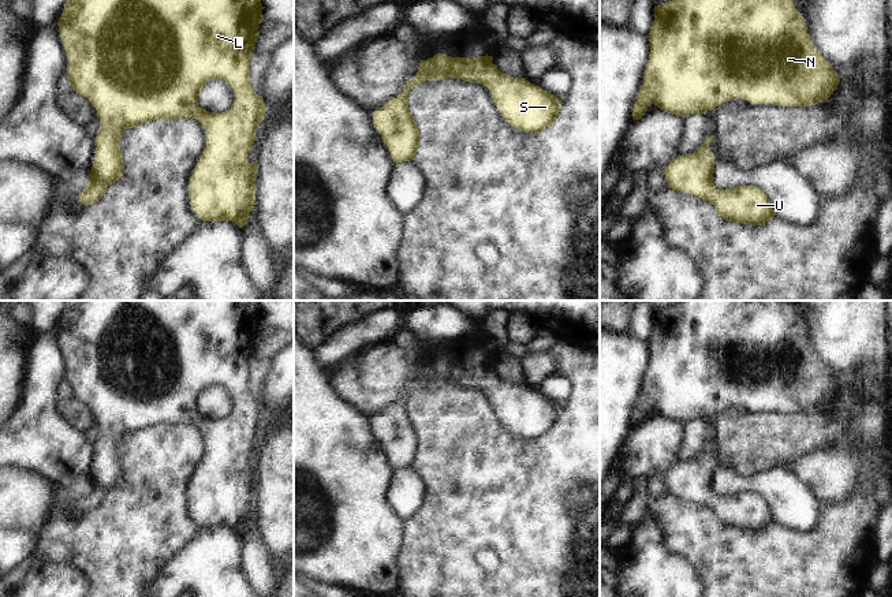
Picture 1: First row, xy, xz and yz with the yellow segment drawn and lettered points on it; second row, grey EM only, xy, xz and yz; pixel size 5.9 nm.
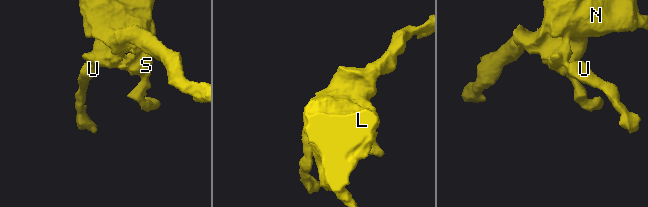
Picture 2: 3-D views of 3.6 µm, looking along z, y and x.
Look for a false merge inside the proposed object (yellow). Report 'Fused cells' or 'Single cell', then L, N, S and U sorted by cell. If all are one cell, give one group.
Single cell. Groups: L N S U.

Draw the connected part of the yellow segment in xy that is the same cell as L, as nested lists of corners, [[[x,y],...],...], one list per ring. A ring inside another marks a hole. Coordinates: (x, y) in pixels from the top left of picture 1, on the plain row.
[[[67,301],[57,328],[67,358],[67,385],[71,396],[86,403],[97,417],[100,434],[97,455],[87,492],[79,499],[82,511],[97,510],[108,492],[124,481],[120,443],[127,434],[152,426],[195,425],[206,439],[202,458],[189,488],[190,511],[202,527],[232,527],[242,534],[255,510],[258,469],[247,467],[258,430],[266,413],[250,389],[250,366],[262,324],[261,301]],[[213,387],[225,387],[235,399],[232,413],[221,419],[199,413],[202,393]]]

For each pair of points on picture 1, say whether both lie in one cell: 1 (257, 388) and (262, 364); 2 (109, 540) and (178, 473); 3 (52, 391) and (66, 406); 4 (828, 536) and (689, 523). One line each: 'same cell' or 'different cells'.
1: same cell
2: same cell
3: different cells
4: same cell

